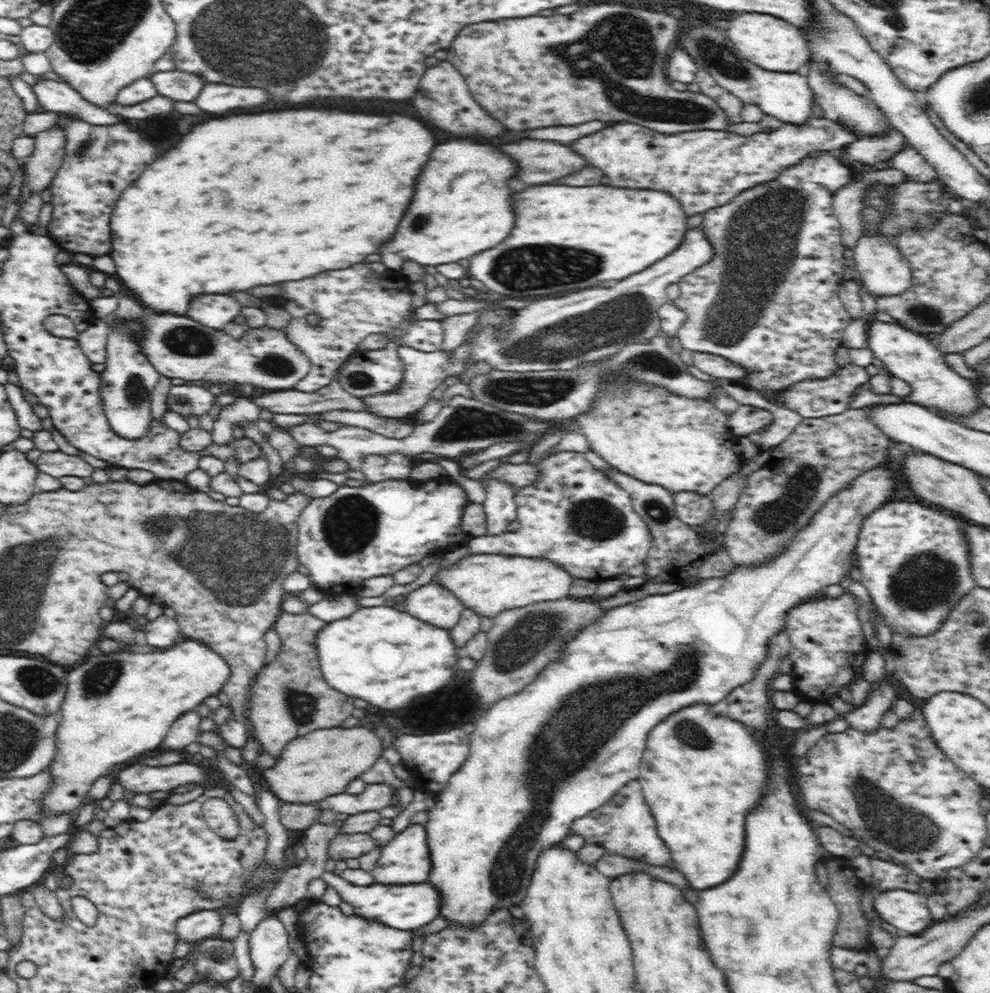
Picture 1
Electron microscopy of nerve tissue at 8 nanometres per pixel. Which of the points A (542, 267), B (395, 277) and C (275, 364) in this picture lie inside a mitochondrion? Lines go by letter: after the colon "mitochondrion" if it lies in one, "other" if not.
A: mitochondrion
B: other
C: mitochondrion

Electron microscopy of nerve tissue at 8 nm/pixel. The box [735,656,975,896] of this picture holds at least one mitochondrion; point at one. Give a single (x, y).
(901, 830)

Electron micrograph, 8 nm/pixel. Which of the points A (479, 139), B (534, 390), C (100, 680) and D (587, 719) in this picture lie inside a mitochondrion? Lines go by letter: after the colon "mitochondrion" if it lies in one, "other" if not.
A: other
B: mitochondrion
C: mitochondrion
D: mitochondrion

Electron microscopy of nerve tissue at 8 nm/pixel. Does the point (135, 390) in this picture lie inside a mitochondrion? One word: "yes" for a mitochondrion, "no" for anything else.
yes

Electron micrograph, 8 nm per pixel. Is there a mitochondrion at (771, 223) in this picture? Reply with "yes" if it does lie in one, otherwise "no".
yes

